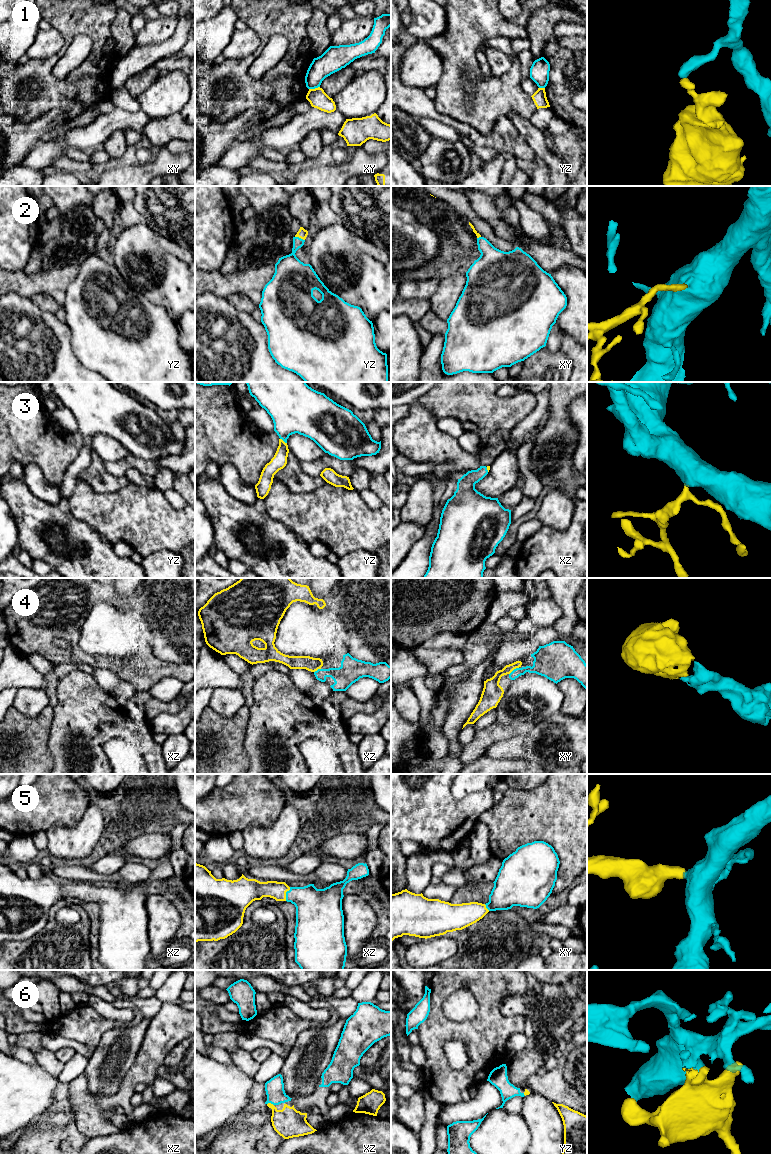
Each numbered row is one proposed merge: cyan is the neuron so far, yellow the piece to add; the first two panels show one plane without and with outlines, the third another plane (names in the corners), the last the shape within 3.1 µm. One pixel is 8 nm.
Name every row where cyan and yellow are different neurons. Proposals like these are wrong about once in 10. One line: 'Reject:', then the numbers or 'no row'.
Reject: 1

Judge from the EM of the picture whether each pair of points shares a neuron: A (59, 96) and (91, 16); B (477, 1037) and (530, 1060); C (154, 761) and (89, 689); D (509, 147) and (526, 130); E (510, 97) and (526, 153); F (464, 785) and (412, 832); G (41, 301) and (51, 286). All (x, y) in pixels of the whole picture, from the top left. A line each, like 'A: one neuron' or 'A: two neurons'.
A: one neuron
B: two neurons
C: one neuron
D: two neurons
E: two neurons
F: two neurons
G: two neurons

